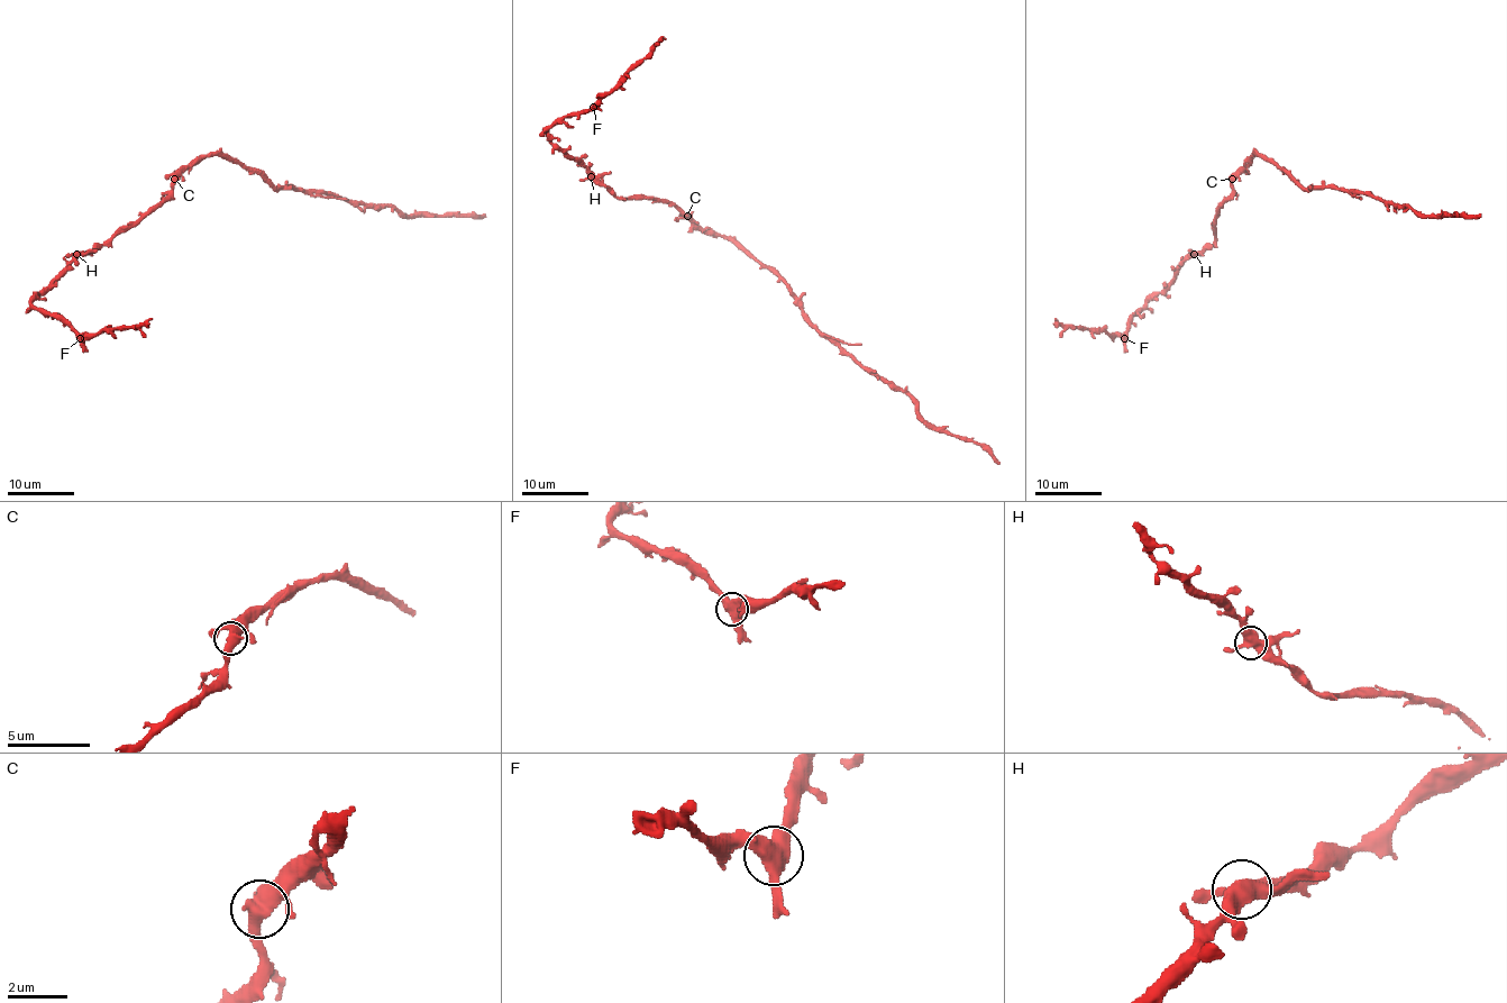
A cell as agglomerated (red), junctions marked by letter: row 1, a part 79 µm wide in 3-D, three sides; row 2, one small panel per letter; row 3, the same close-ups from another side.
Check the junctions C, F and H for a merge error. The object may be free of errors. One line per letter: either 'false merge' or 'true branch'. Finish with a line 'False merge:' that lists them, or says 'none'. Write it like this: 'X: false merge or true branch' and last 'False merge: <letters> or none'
C: true branch
F: true branch
H: true branch
False merge: none

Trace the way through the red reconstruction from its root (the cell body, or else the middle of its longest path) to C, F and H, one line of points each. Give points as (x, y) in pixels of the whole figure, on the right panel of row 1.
C: (1248, 165), (1232, 179)
F: (1248, 165), (1218, 209), (1215, 242), (1184, 262), (1176, 277), (1132, 317), (1123, 337)
H: (1248, 165), (1232, 182), (1232, 192), (1218, 209), (1215, 242), (1194, 254)

